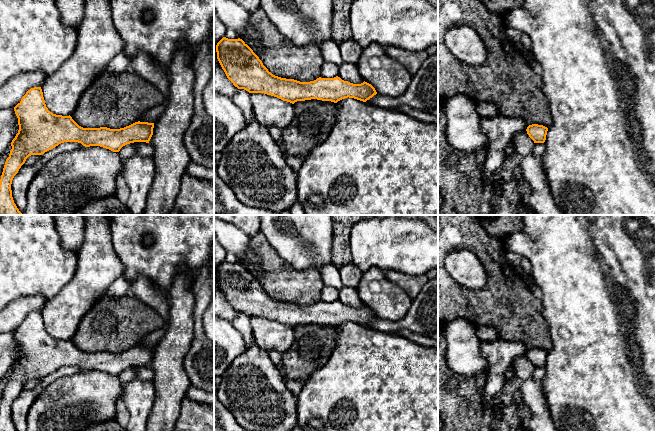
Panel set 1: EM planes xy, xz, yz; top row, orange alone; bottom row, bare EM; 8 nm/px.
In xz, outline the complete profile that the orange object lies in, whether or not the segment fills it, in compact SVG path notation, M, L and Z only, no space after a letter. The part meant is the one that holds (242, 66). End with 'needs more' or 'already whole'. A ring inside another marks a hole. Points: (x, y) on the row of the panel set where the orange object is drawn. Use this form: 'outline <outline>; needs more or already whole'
outline M223 37L216 45L217 59L227 78L238 89L249 93L264 93L294 104L317 99L337 103L345 98L366 102L377 94L367 83L353 84L336 76L300 82L273 75L259 57L240 38Z; already whole

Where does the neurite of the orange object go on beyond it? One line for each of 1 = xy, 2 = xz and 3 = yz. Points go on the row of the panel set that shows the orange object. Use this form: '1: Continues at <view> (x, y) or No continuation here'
1: No continuation here
2: No continuation here
3: No continuation here

